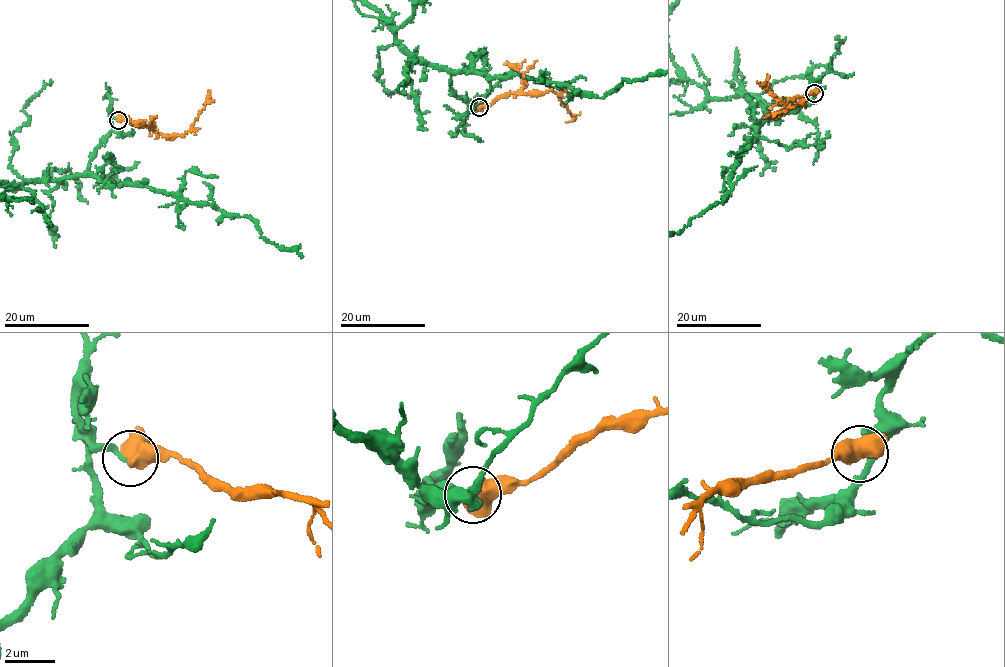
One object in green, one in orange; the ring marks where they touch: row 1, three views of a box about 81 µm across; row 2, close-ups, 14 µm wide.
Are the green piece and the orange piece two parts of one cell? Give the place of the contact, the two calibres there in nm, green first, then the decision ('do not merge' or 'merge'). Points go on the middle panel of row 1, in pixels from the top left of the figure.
at (479, 107); 240 nm thick on the green side, 550 nm on the other; do not merge

